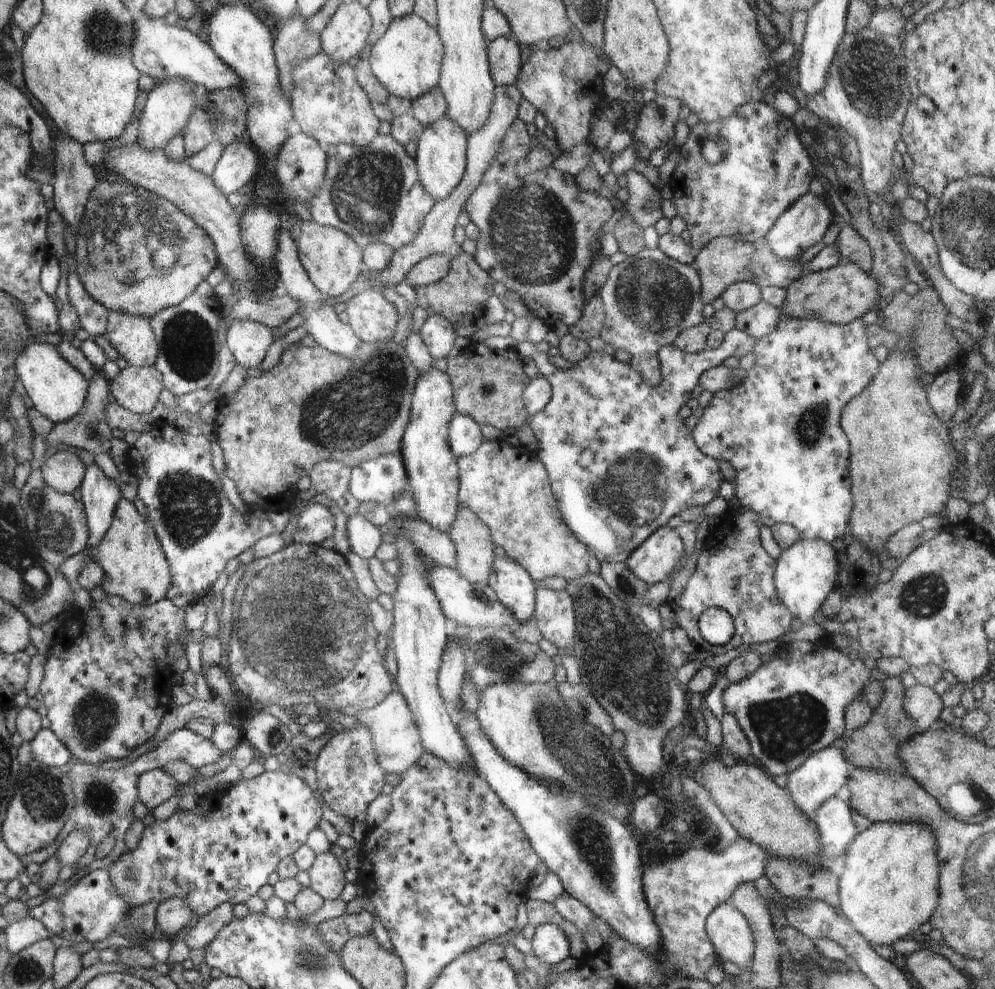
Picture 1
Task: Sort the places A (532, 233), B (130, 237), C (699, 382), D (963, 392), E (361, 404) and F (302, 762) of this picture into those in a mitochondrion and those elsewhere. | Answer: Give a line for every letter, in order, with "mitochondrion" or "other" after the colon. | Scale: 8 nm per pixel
A: mitochondrion
B: mitochondrion
C: other
D: other
E: mitochondrion
F: other

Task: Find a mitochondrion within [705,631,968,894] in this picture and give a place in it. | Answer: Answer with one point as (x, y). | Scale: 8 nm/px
(788, 725)

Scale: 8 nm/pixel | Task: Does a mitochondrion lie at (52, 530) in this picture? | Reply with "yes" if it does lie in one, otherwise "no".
yes

